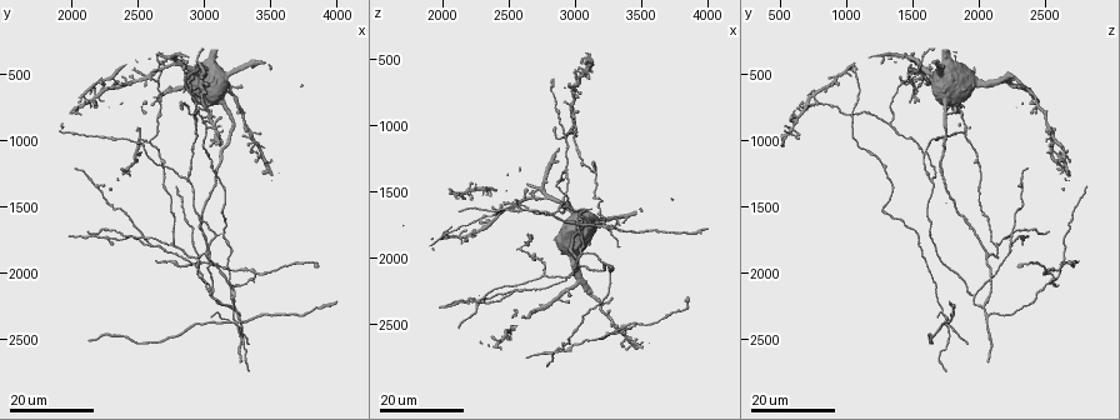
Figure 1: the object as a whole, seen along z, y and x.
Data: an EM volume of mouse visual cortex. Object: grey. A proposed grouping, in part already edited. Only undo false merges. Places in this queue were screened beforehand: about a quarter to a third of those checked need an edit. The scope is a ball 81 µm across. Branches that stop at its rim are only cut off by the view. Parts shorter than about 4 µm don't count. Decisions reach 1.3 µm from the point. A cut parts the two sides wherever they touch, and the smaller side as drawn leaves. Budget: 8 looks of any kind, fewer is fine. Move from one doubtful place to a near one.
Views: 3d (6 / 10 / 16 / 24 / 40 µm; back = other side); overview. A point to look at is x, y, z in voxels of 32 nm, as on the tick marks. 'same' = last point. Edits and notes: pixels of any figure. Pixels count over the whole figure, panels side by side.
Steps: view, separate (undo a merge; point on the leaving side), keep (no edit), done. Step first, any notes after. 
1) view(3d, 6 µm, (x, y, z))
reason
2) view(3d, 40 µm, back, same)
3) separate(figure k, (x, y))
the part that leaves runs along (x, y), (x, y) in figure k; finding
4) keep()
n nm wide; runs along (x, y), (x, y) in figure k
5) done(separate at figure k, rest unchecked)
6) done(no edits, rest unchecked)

view(3d, 24 µm, (2560, 1780, 2220))
arms part here

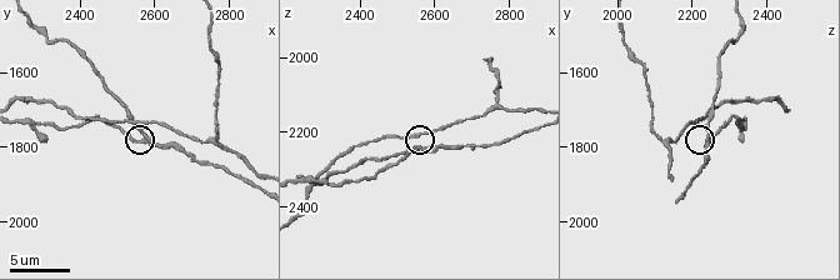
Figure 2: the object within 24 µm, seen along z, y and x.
view(3d, 6 µm, (2570, 1770, 2250))

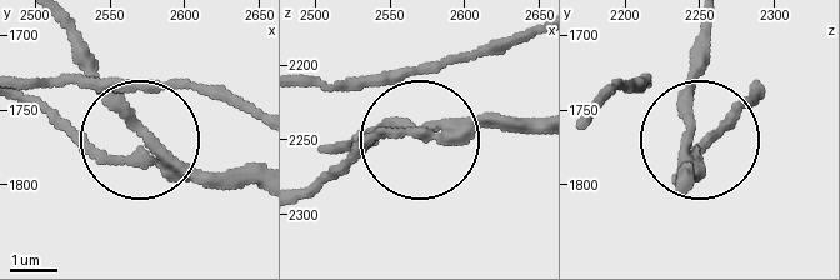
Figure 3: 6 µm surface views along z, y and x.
separate(figure 3, (98, 158))
side arm 22 µm; the part that leaves runs along (169, 166), (100, 163), (29, 103) in figure 3; a second neuron is stuck on

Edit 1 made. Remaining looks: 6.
view(3d, 10 µm, (2770, 1790, 2130))
a fork

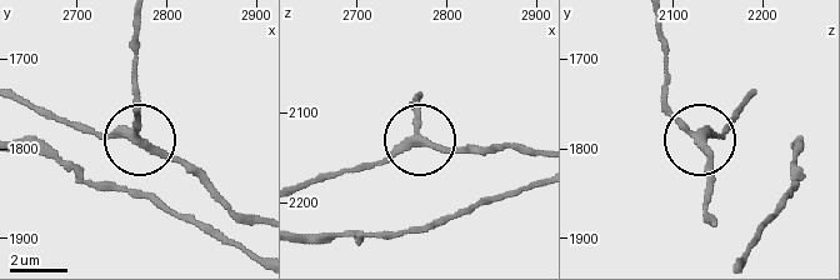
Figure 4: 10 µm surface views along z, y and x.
keep()
270 nm wide; runs along (533, 154), (410, 140), (355, 166) in figure 4; one neuron here

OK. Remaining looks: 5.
view(3d, 24 µm, (3260, 2300, 2080))
three arms meet

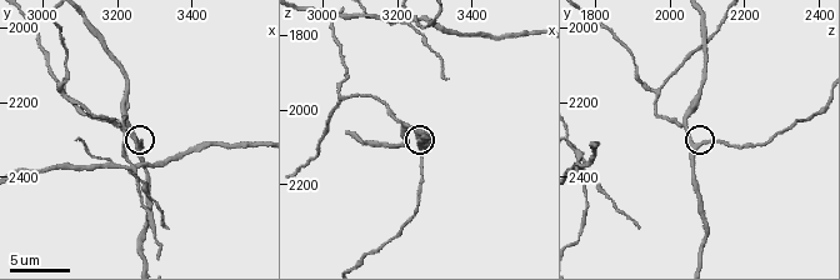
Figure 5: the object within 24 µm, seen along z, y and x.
view(3d, 6 µm, same)

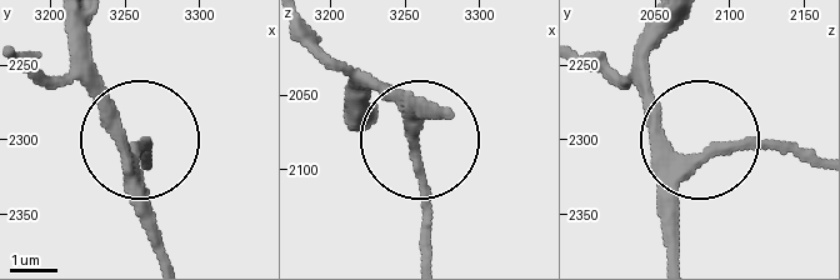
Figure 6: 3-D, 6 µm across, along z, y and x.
view(3d, 6 µm, back, (3256, 2316, 2078))

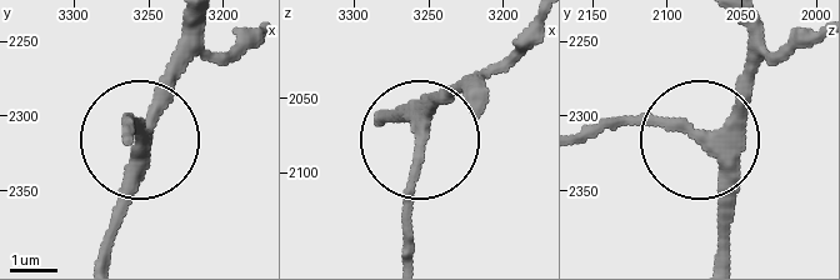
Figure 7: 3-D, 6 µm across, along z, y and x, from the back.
keep()
3 arms; runs along (188, 20), (188, 56), (135, 151), (115, 243) in figure 7; all the same neuron

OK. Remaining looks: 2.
done(separate at figure 3, rest unchecked)

